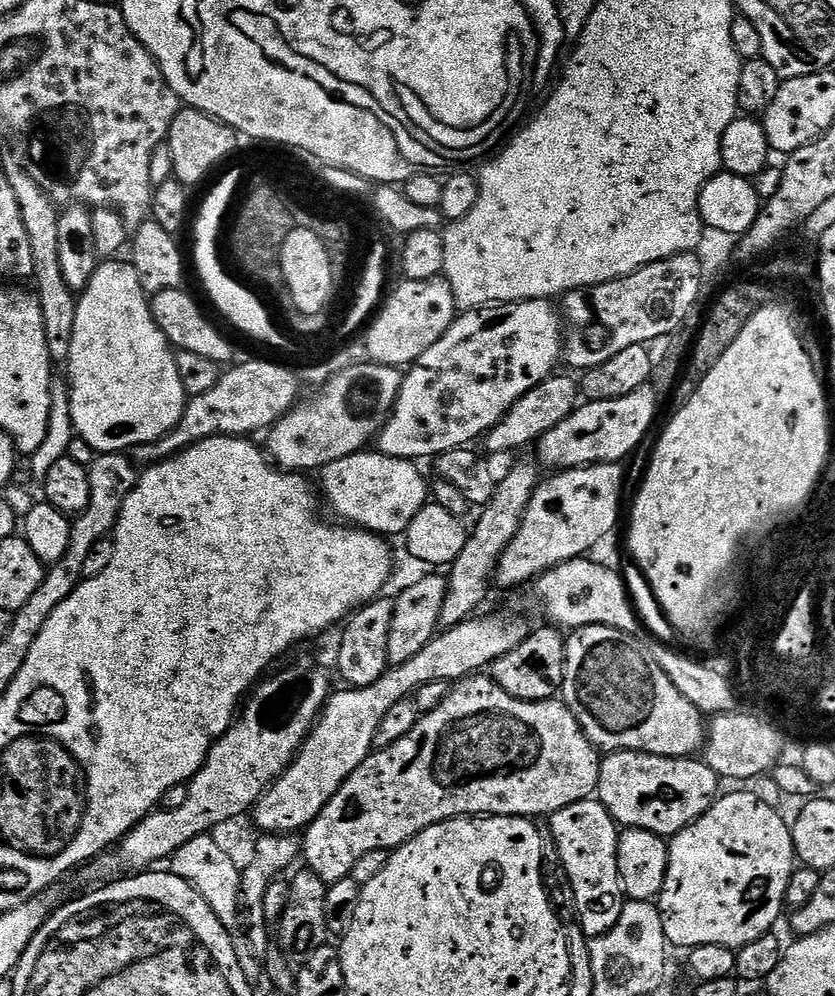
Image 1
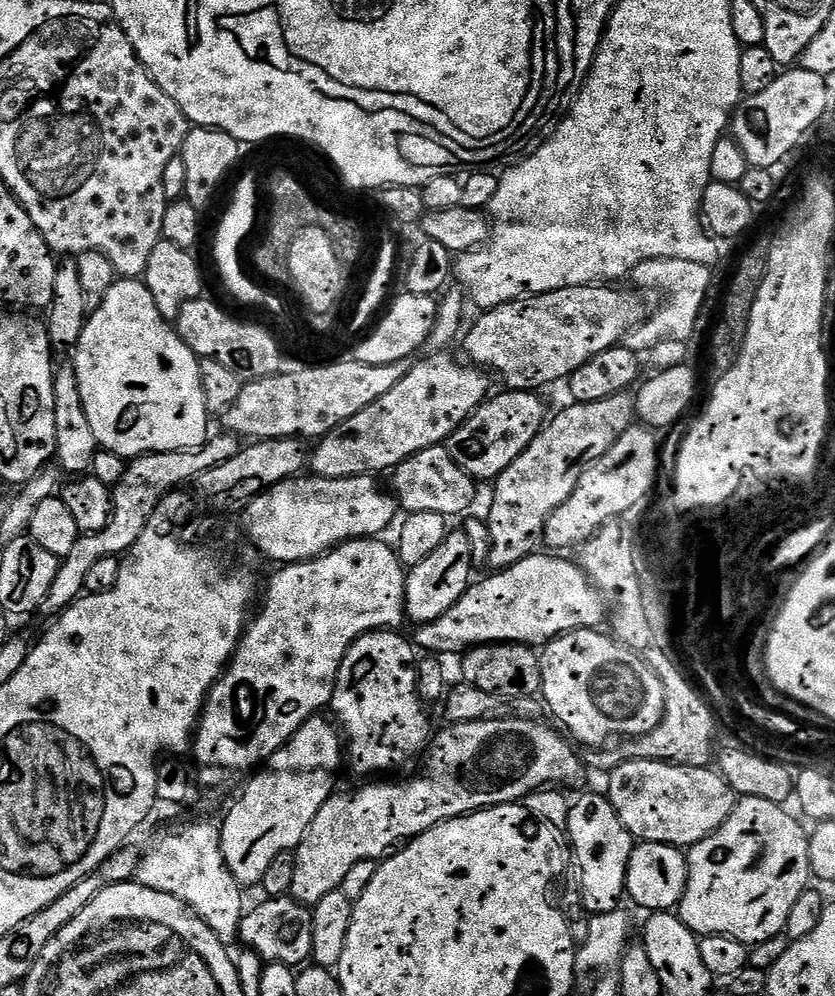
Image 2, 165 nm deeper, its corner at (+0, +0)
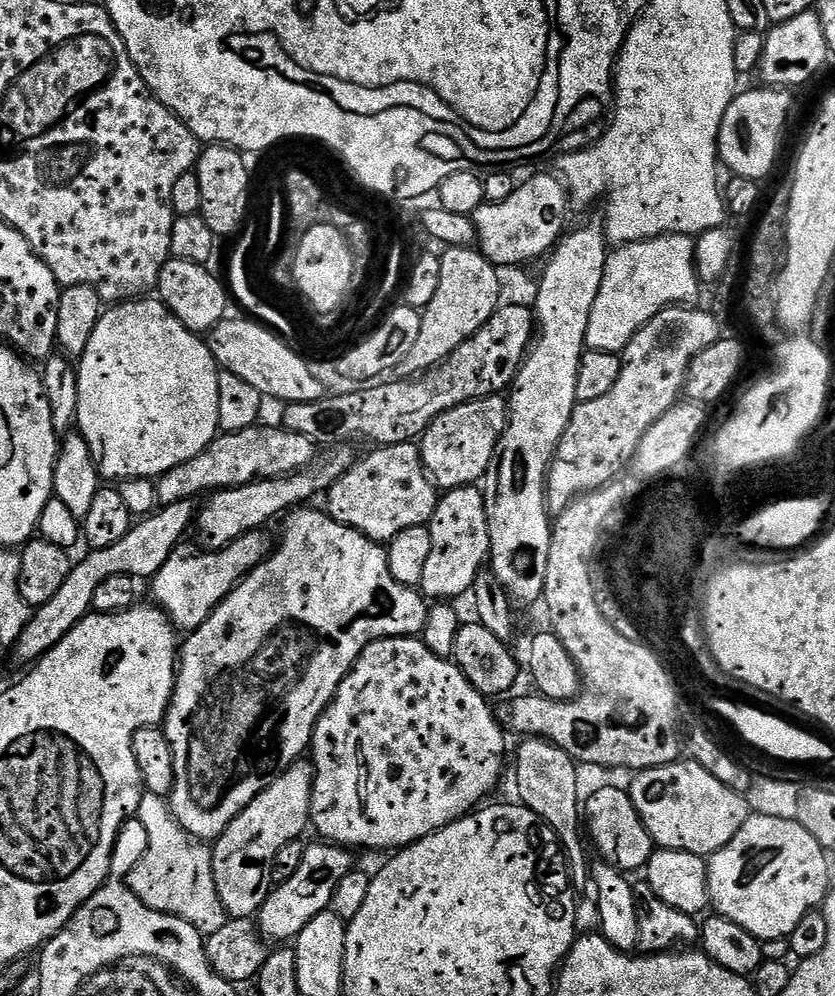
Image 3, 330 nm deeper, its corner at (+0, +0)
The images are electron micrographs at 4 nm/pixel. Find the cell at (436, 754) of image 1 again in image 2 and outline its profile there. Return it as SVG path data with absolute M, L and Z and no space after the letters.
M504 714L491 720L453 723L448 726L452 728L431 741L422 760L424 769L420 776L400 780L397 784L368 782L357 792L332 795L322 810L318 810L314 822L294 850L292 899L315 906L326 894L339 889L342 878L346 878L346 873L358 866L358 862L379 861L397 846L442 822L467 816L481 808L523 801L531 792L549 786L578 783L584 776L584 764L575 752L577 749L563 735L560 737L551 723L540 722L536 718L522 720Z

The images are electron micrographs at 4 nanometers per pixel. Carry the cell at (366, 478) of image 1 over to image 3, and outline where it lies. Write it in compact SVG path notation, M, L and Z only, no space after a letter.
M264 530L247 532L225 548L199 550L189 556L183 550L172 552L166 566L162 566L162 570L151 577L151 599L181 633L193 632L202 626L202 622L206 622L206 618L210 618L212 611L234 591L236 585L272 553L274 540L266 533Z

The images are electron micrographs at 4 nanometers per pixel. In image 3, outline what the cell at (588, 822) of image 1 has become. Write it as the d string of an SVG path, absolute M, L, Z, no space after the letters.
M600 788L592 797L587 797L582 808L586 817L586 836L596 847L596 856L613 864L625 874L633 874L645 867L654 851L652 835L646 830L631 795L620 788Z

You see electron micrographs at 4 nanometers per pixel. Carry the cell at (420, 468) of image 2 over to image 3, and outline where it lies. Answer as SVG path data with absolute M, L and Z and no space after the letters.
M415 443L385 444L371 449L369 456L355 461L342 478L338 478L326 493L328 505L326 511L329 516L338 522L350 526L359 532L365 532L370 539L377 542L391 542L395 536L402 534L402 530L425 527L431 521L436 502L438 489L429 476L420 457L419 447Z

